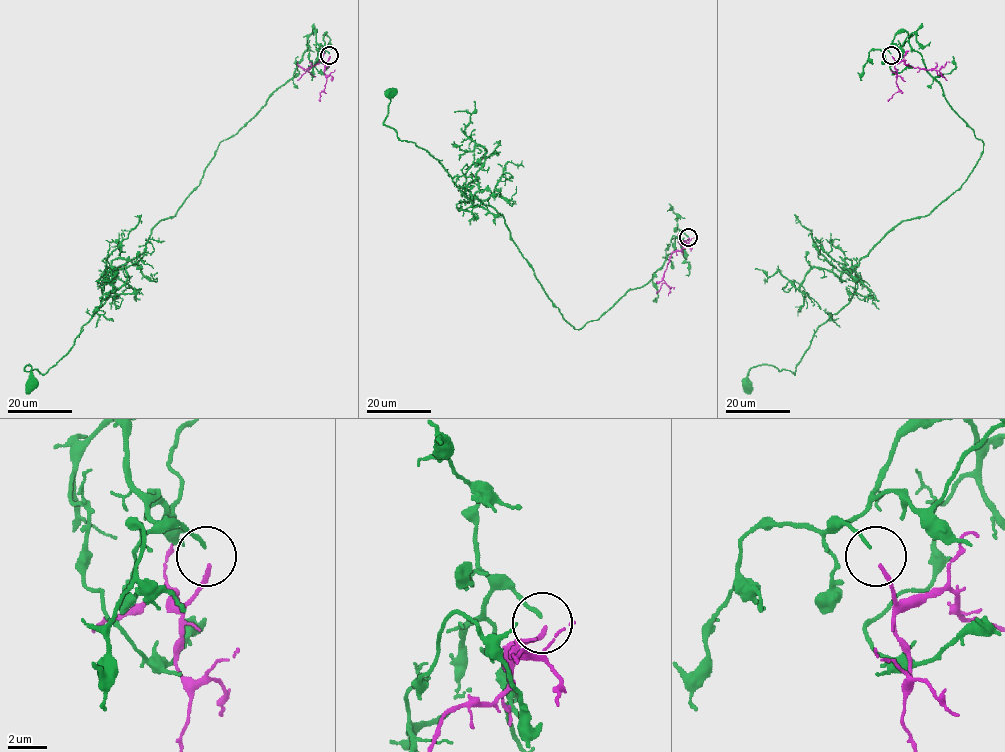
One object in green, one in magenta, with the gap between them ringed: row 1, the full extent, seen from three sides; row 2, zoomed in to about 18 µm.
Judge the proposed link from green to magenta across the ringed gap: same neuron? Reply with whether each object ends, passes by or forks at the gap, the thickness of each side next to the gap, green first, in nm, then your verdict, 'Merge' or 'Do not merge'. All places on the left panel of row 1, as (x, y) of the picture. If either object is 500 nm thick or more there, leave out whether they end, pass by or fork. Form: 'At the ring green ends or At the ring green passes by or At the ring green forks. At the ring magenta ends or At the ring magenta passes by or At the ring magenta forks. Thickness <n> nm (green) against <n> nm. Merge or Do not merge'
At the ring green ends. At the ring magenta ends. Thickness 180 nm (green) against 240 nm. Do not merge

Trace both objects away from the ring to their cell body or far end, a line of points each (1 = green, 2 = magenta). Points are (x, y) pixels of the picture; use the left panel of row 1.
1: (329, 54), (314, 31), (294, 75), (112, 273), (72, 348), (45, 373), (25, 369), (33, 384)
2: (330, 56), (325, 62), (322, 60), (304, 70), (311, 67), (309, 62)

